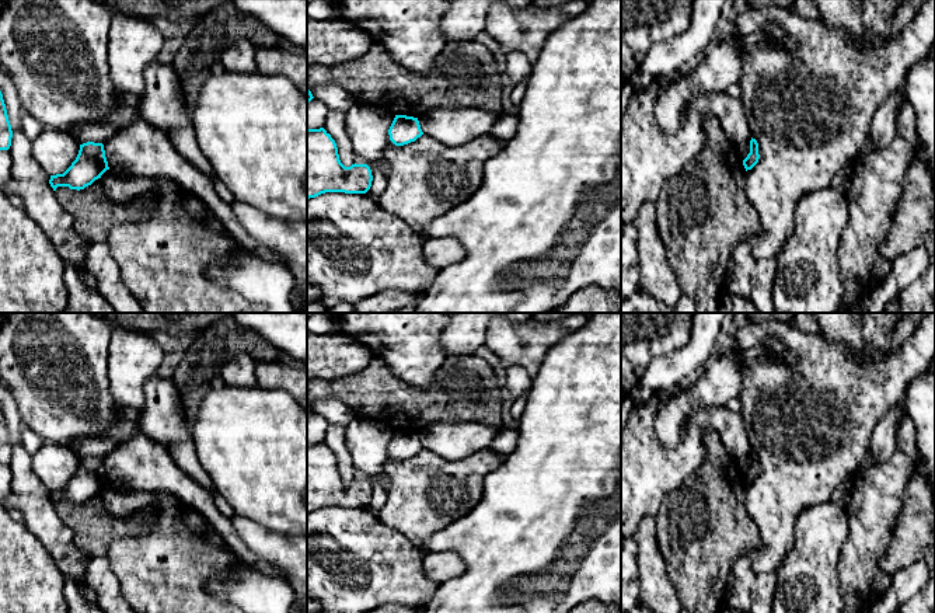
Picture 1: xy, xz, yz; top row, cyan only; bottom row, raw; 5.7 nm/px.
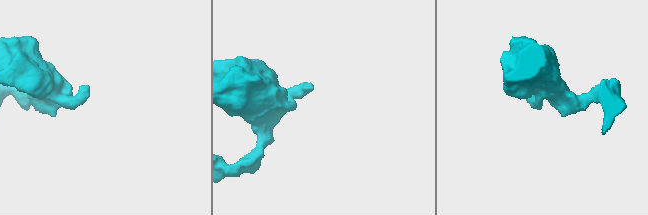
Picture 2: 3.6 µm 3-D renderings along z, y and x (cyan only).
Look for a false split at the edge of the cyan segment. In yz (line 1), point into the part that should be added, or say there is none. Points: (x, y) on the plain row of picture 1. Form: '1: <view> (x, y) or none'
1: none

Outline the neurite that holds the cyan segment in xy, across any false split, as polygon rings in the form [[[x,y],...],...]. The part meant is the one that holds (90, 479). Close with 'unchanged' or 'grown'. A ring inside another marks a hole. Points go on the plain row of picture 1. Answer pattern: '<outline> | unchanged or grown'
[[[87,456],[80,459],[79,469],[71,480],[63,487],[50,490],[49,498],[70,504],[84,504],[109,484],[102,457]]] | unchanged

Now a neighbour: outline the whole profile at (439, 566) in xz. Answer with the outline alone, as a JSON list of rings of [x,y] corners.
[[[430,551],[425,557],[423,570],[429,579],[442,584],[463,575],[465,564],[454,551]]]

